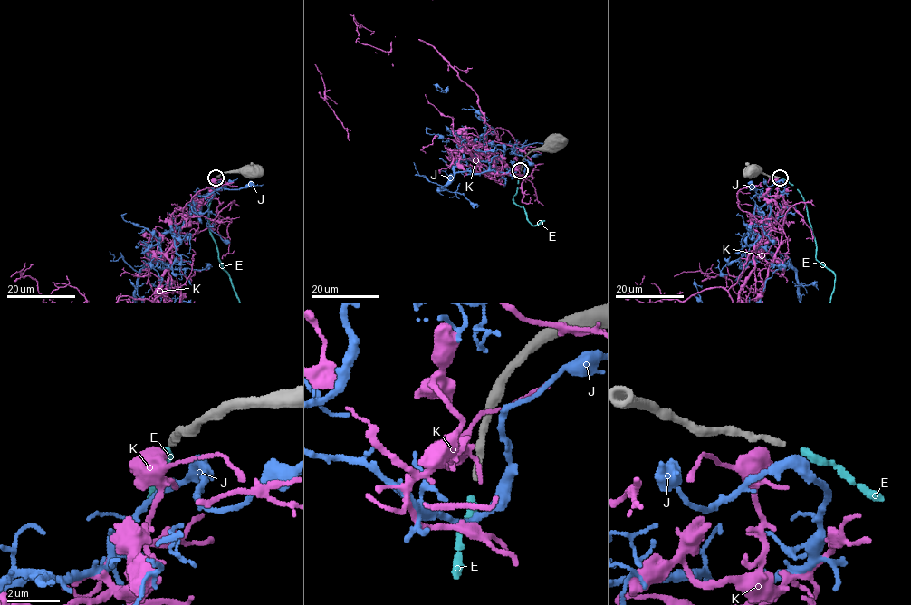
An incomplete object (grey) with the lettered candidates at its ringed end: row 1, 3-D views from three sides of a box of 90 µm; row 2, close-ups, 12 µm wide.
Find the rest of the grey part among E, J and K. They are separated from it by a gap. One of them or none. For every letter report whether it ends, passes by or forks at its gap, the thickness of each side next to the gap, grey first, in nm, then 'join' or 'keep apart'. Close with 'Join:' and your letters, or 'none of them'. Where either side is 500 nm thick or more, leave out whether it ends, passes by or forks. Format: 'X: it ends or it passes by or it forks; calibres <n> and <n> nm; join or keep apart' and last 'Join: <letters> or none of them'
E: it ends; calibres 240 and 320 nm; join
J: it passes by; calibres 240 and 420 nm; keep apart
K: calibres 240 and 650 nm; keep apart
Join: E

